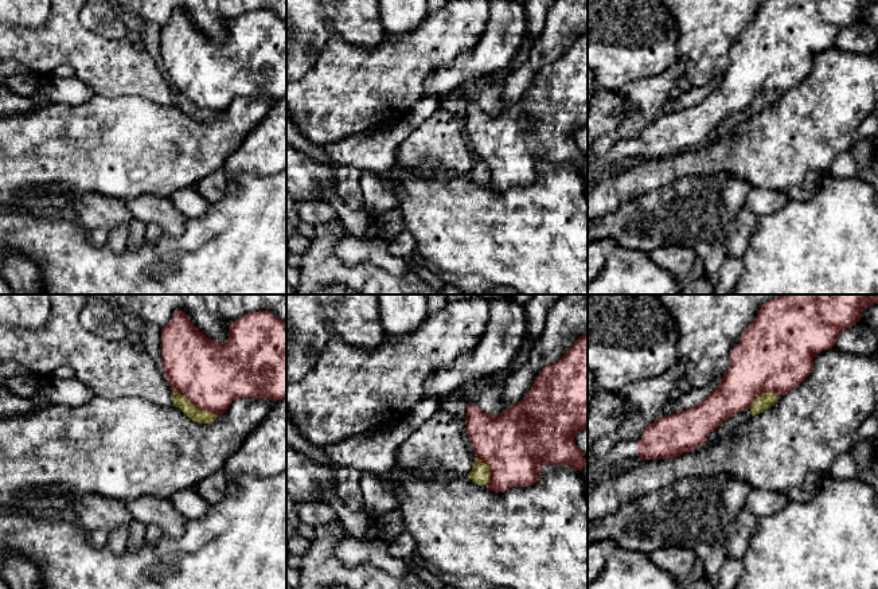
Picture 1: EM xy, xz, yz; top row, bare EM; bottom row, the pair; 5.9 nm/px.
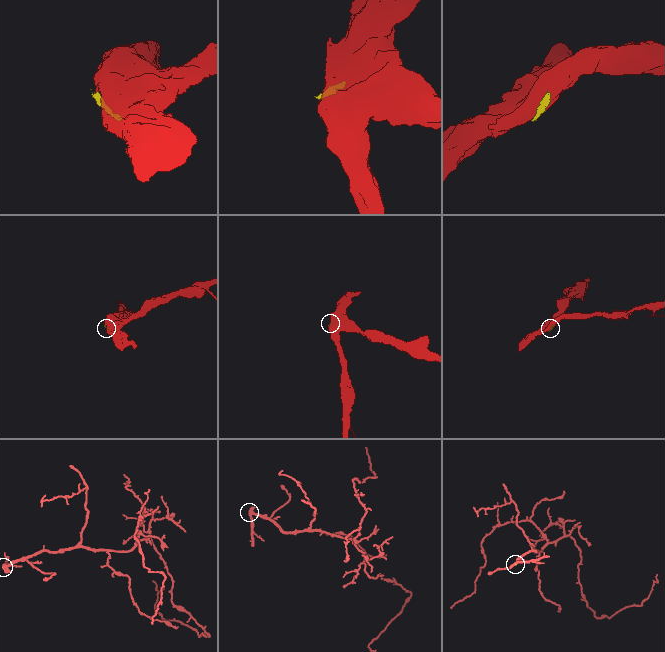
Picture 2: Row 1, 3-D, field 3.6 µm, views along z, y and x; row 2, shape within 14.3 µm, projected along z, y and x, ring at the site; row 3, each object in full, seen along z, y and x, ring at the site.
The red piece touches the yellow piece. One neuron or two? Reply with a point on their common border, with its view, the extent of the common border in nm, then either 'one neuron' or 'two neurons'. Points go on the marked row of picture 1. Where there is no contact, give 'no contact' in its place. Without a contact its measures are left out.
xy (195, 406) | 320 nm | two neurons

